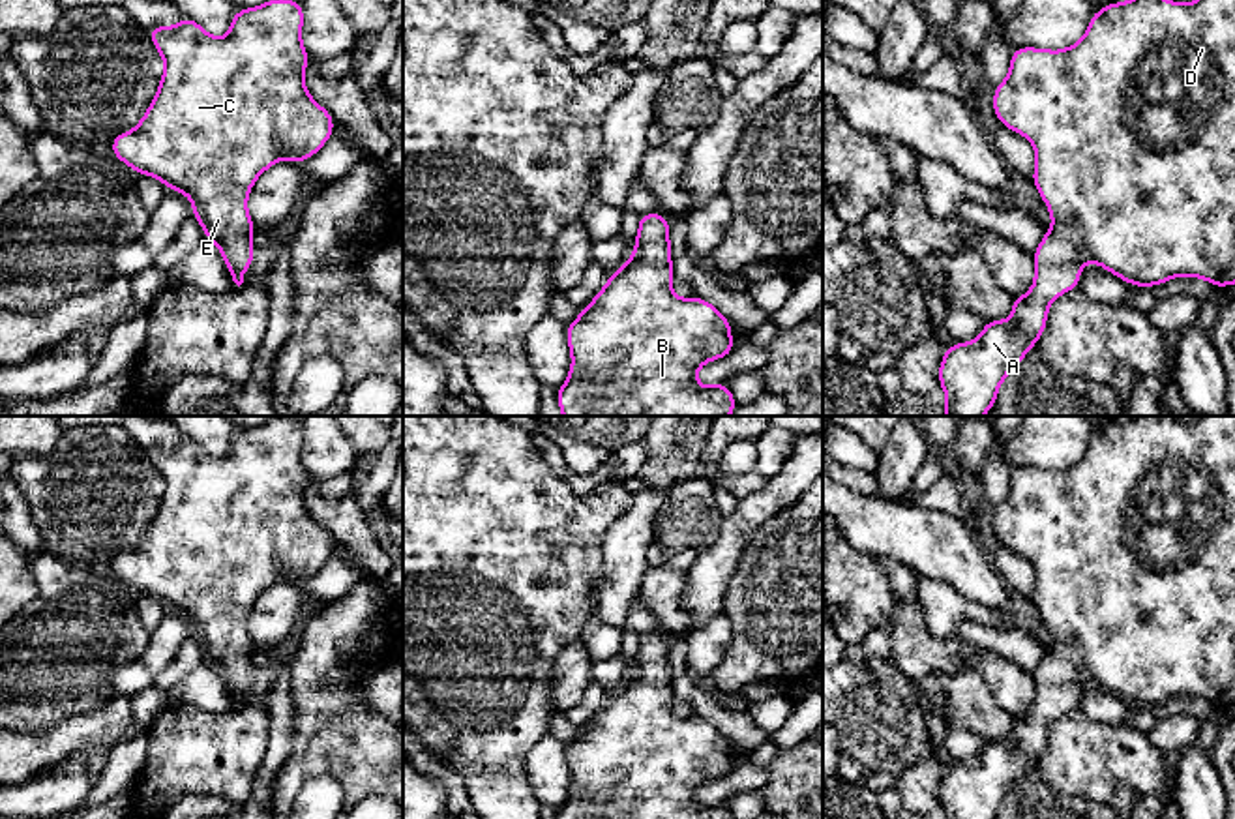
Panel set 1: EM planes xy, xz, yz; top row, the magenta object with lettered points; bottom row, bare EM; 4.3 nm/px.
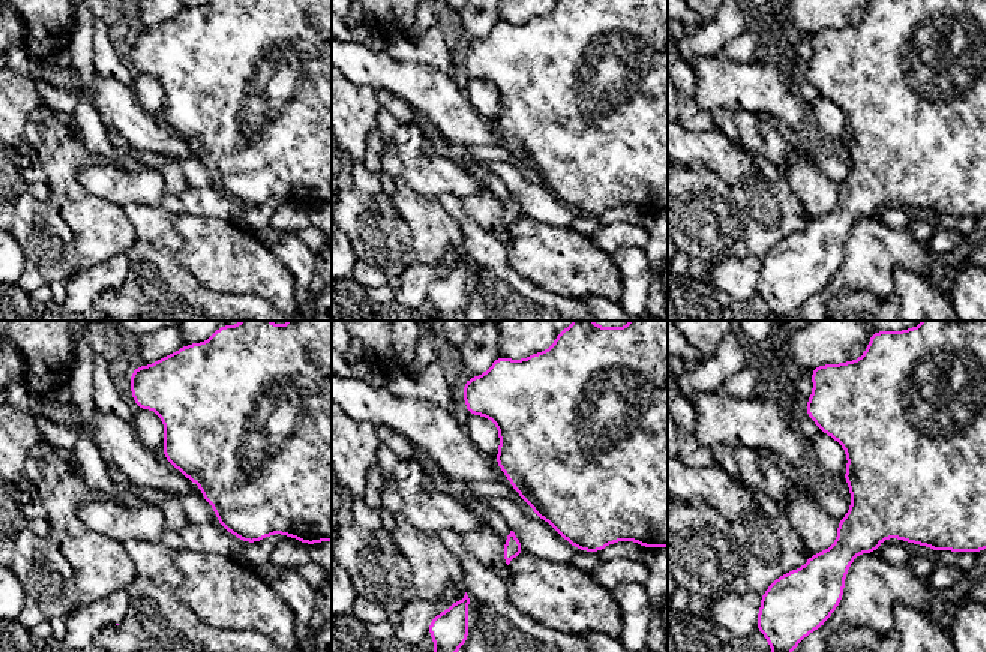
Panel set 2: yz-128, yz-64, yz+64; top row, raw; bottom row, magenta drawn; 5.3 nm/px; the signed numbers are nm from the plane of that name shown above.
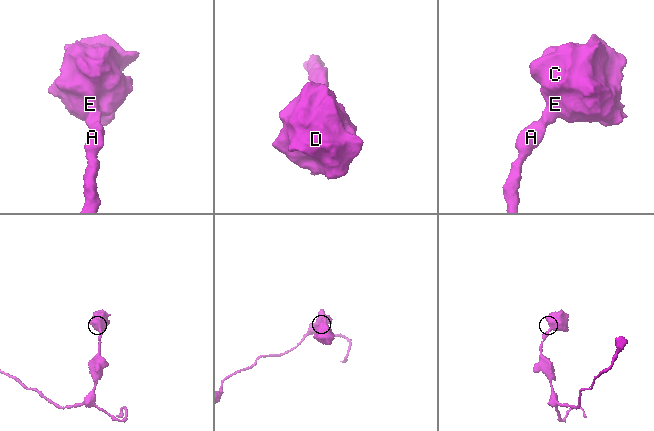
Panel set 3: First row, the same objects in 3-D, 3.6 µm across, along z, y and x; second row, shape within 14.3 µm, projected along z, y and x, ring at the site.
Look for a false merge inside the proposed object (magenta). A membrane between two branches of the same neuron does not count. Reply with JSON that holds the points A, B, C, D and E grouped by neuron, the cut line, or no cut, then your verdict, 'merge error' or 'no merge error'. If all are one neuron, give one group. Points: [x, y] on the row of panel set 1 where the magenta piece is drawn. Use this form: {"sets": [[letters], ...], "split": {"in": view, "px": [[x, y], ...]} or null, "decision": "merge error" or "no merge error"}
{"sets": [["A", "B", "C", "D", "E"]], "split": null, "decision": "no merge error"}

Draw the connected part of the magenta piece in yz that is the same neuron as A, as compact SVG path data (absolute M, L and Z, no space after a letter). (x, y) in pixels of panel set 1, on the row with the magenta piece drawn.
M1124 0L1100 7L1089 21L1085 36L1063 49L1018 47L1012 52L1006 79L993 88L993 112L999 124L1029 139L1036 165L1031 176L1046 202L1053 225L1033 253L1034 283L1025 296L1012 298L1008 320L986 320L984 330L969 343L954 343L939 364L939 386L946 395L943 416L982 416L993 410L997 392L1008 373L1021 362L1046 330L1049 304L1079 287L1085 262L1093 261L1128 285L1154 287L1171 277L1190 275L1213 283L1216 289L1235 283L1235 0Z

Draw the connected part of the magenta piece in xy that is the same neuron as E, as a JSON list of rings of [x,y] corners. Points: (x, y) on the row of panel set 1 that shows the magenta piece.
[[[268,0],[257,7],[238,9],[225,37],[212,37],[189,17],[182,17],[176,26],[148,28],[148,36],[165,62],[165,71],[141,122],[111,142],[112,156],[137,174],[154,176],[193,202],[193,217],[208,242],[219,247],[238,287],[255,257],[251,236],[257,229],[247,212],[247,195],[253,184],[283,157],[294,165],[309,159],[334,133],[334,116],[311,97],[304,84],[304,71],[311,56],[302,45],[302,26],[302,2]]]

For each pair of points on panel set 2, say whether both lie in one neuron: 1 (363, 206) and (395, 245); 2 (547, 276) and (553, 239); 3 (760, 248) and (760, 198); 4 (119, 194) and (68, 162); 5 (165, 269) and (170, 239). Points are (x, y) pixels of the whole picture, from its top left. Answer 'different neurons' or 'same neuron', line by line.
1: same neuron
2: same neuron
3: same neuron
4: different neurons
5: different neurons

